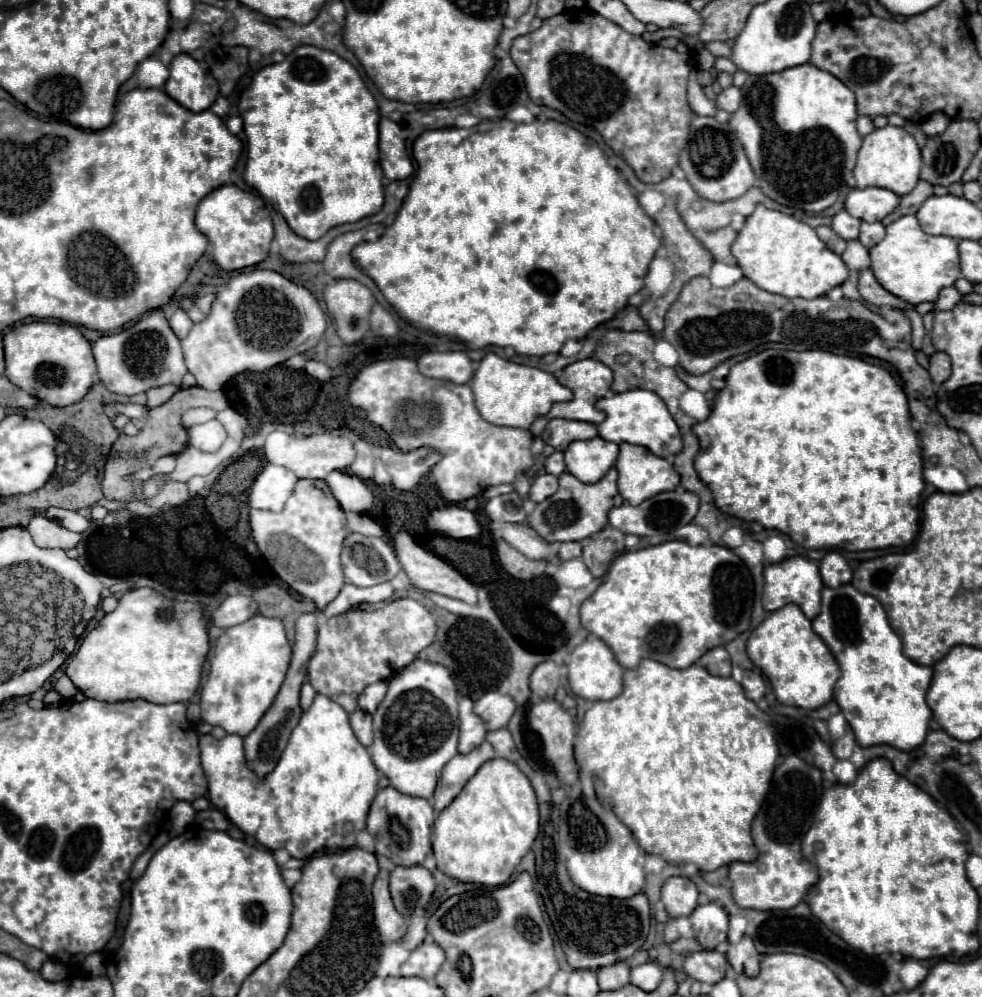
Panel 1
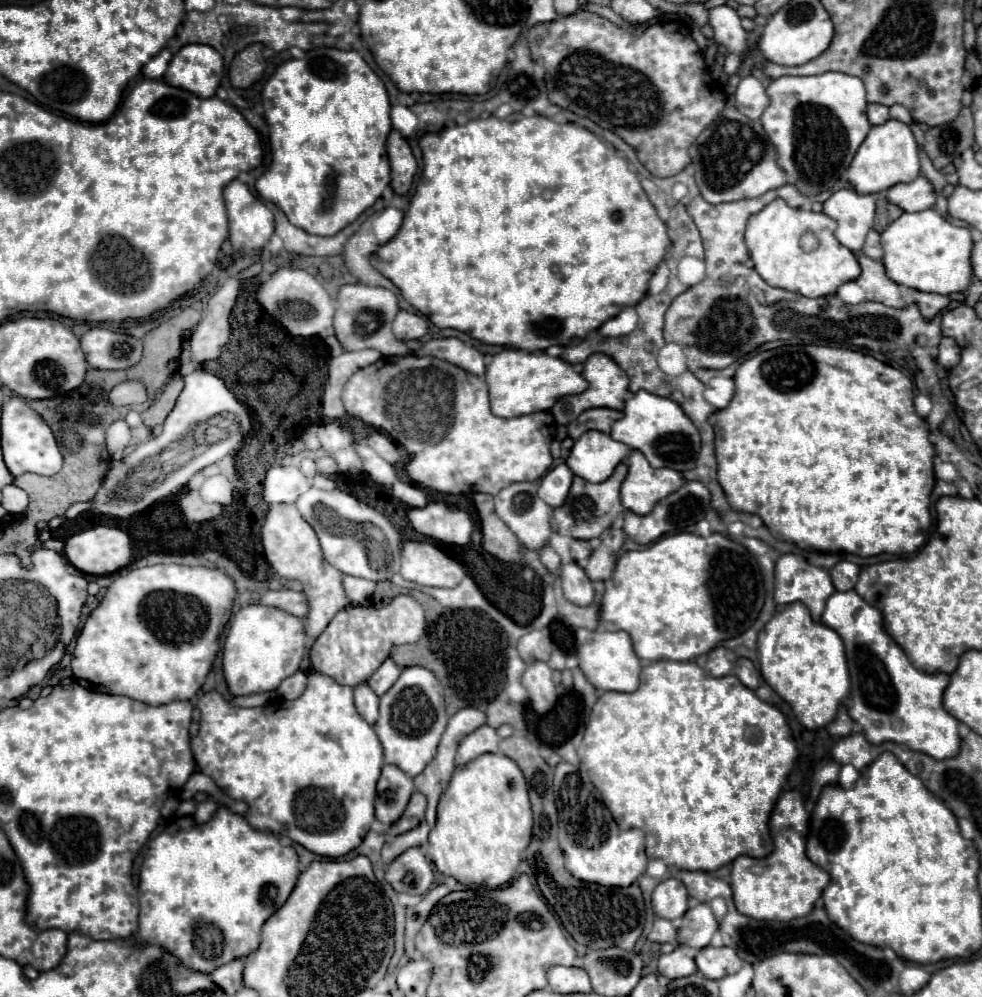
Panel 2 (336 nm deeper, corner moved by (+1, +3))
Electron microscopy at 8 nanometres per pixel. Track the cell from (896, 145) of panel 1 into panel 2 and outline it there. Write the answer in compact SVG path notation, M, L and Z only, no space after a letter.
M887 120L881 126L873 126L863 144L859 146L853 162L847 168L849 182L857 194L877 194L899 182L913 182L919 176L919 152L911 128L899 120Z

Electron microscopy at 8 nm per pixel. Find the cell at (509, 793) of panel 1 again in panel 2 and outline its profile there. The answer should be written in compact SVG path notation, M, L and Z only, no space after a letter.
M483 754L465 766L457 766L447 792L437 806L437 824L429 834L429 858L445 876L453 876L461 884L483 884L501 888L515 876L521 854L531 842L533 814L527 796L527 782L519 766L503 754Z

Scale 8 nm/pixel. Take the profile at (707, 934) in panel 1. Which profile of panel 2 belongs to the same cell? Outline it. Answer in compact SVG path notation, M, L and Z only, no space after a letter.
M697 904L689 908L681 918L681 928L677 932L677 942L691 948L705 948L711 936L717 932L719 922L707 904Z

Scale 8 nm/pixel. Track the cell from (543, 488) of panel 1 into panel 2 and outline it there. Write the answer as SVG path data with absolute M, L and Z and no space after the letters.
M559 464L541 478L539 498L545 500L551 508L563 506L563 502L565 502L565 498L569 494L571 482L573 482L573 472L565 464Z

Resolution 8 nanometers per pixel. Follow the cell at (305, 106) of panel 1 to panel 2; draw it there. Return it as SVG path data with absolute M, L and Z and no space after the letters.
M311 48L305 58L299 60L289 60L285 64L281 64L277 68L277 72L267 80L265 88L263 88L263 106L265 110L265 120L269 124L269 142L272 153L272 160L267 172L257 180L255 188L257 192L267 200L273 202L275 206L279 206L285 216L289 218L289 222L293 222L295 226L303 228L309 234L317 234L317 236L333 236L339 230L343 230L347 224L351 224L363 210L367 210L369 206L375 204L375 200L383 194L385 186L391 182L389 176L389 160L387 160L387 152L385 152L385 140L389 136L391 130L391 118L389 118L389 94L385 90L383 80L367 66L367 62L361 58L361 54L357 50L337 50L337 48Z

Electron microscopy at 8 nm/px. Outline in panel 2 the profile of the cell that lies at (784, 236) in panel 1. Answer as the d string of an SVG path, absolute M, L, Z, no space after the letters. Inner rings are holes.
M777 198L749 218L745 244L749 248L755 270L769 286L799 292L807 298L819 298L835 294L841 284L851 282L861 274L855 254L849 248L841 246L841 242L837 242L835 228L837 222L833 222L833 218L829 218L827 214L791 208L785 204L785 200ZM807 230L815 232L819 238L819 248L813 252L803 252L799 248L799 236Z

